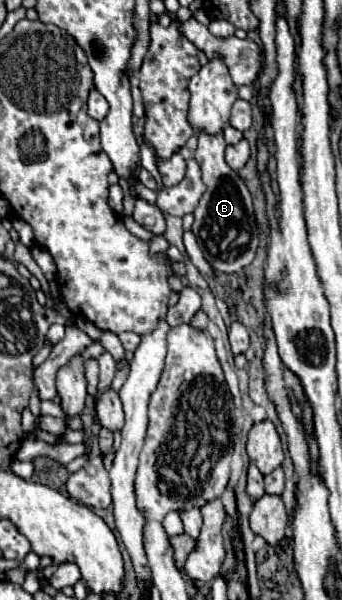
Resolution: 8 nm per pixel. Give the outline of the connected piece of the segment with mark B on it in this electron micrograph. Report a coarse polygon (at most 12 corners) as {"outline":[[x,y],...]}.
{"outline":[[198,134],[206,192],[192,232],[208,264],[234,274],[254,260],[258,228],[222,134]]}

